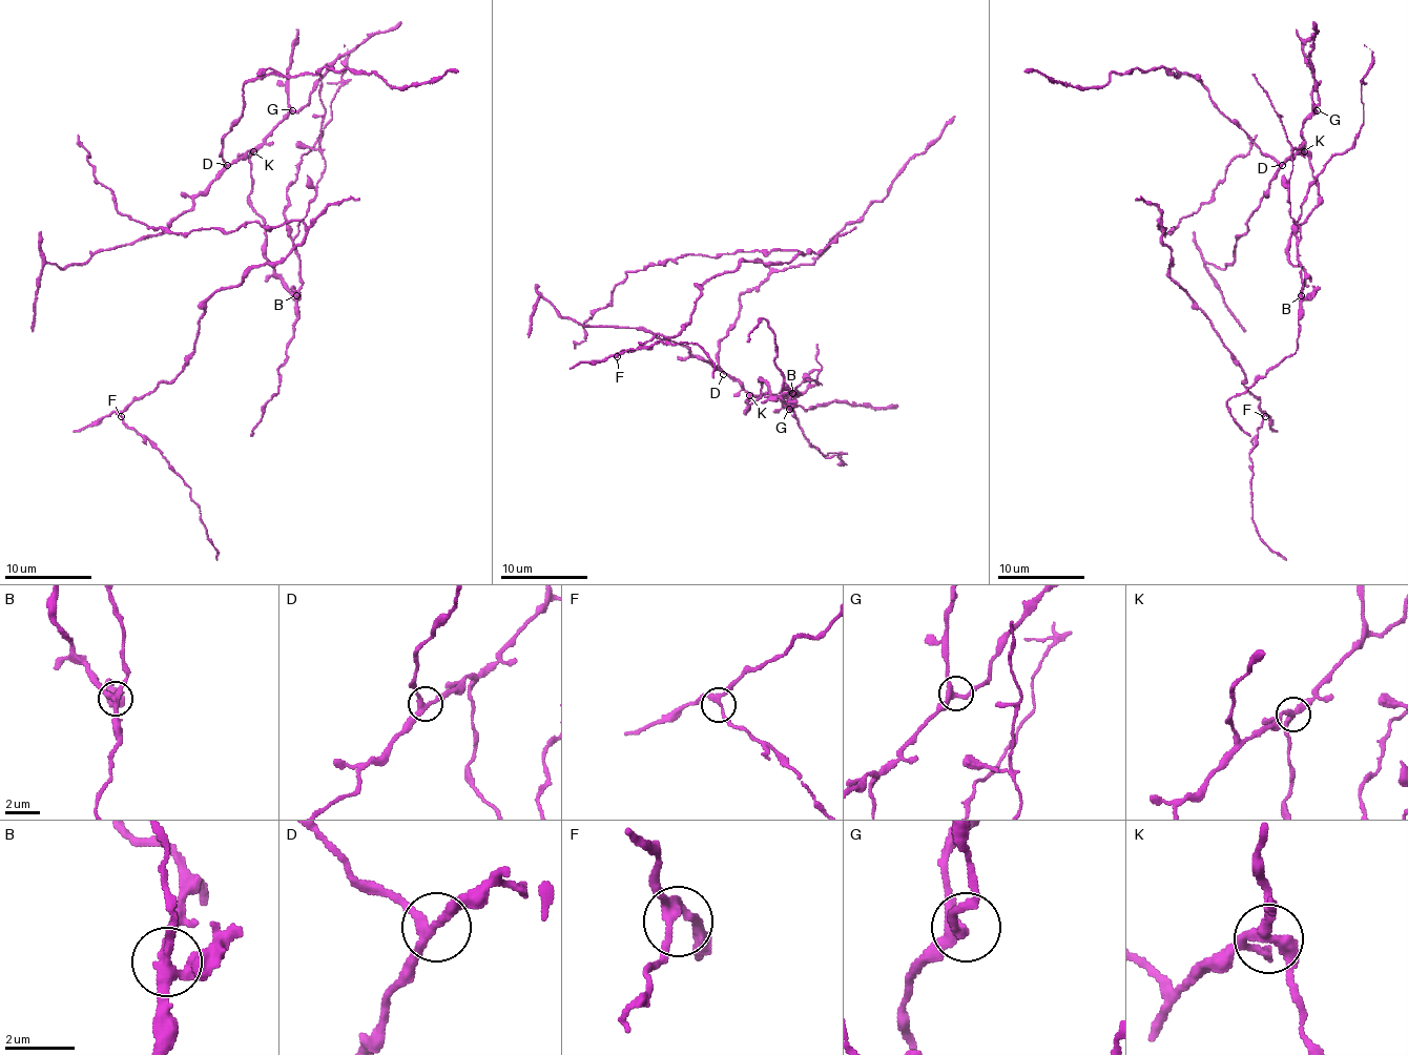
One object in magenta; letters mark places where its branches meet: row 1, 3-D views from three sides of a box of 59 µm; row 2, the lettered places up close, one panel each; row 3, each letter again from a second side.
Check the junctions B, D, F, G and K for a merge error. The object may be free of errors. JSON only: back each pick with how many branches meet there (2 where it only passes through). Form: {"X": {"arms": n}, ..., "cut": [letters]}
{"B": {"arms": 4}, "cut": ["B"]}

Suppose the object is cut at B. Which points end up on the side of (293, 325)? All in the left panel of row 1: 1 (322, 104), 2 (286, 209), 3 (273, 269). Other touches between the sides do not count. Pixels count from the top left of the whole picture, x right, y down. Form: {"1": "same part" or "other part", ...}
{"1": "same part", "2": "same part", "3": "other part"}

